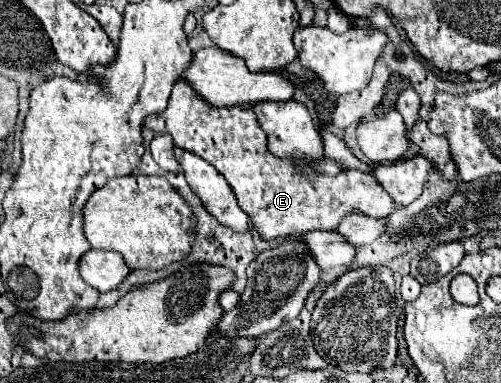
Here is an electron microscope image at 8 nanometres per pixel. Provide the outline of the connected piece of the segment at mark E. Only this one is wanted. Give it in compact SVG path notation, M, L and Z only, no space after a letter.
M176 82L170 94L170 106L162 114L148 116L146 128L168 132L178 148L184 148L210 162L232 186L240 208L250 216L254 230L262 240L300 238L310 230L334 230L344 214L360 212L370 218L386 218L396 204L376 182L374 174L344 170L338 176L316 176L312 180L298 174L290 162L272 158L266 148L266 134L248 108L214 108L206 104L186 84Z

